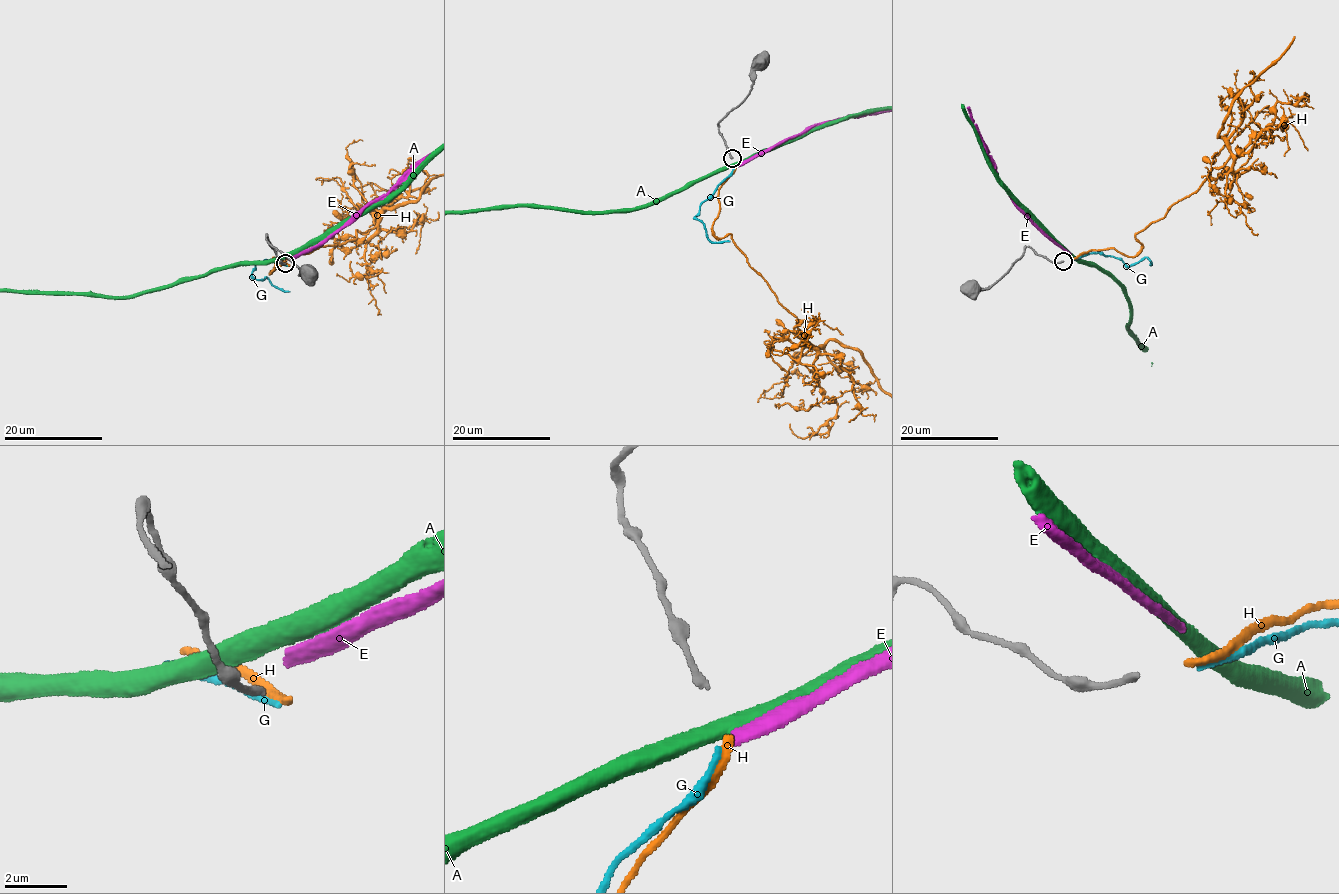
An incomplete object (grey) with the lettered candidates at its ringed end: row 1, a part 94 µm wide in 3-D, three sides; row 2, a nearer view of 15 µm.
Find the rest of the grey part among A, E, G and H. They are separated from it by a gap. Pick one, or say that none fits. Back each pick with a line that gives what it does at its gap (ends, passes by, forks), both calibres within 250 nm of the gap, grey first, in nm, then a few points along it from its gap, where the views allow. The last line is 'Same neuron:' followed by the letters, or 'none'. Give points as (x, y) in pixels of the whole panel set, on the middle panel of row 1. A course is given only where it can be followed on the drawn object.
G: it ends | 240/180 nm | via (734, 167), (701, 204), (699, 213), (695, 216), (702, 223), (708, 239), (714, 242), (730, 242)
Same neuron: G

